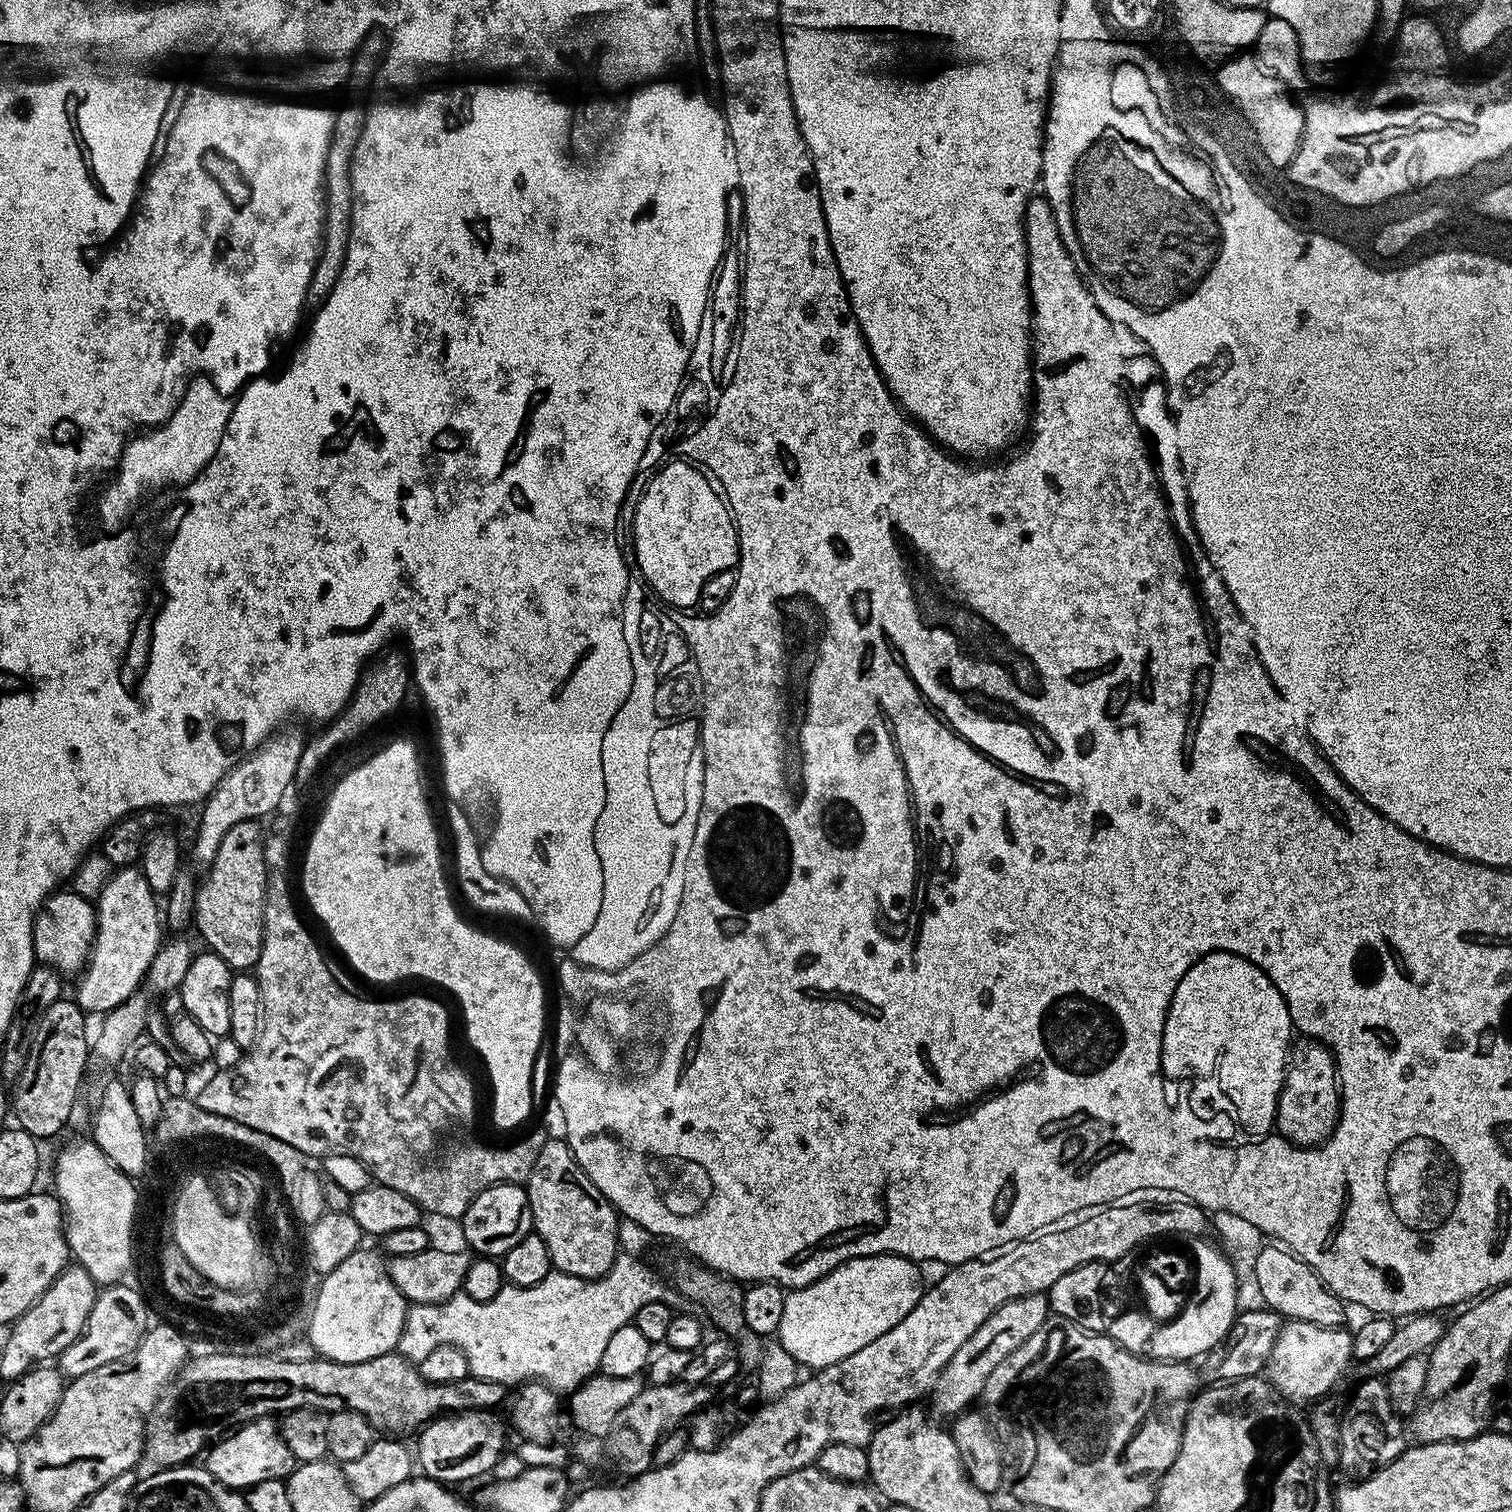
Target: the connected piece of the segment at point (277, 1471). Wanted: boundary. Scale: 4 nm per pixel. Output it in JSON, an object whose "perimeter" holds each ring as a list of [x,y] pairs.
{"perimeter":[[[265,1418],[235,1429],[233,1436],[225,1438],[207,1451],[208,1473],[233,1490],[247,1490],[258,1486],[258,1482],[284,1480],[297,1467],[298,1456],[291,1444],[279,1431],[272,1429],[273,1421]]]}

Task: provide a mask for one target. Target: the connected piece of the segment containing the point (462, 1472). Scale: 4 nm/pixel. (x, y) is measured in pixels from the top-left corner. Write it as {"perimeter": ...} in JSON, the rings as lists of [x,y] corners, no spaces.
{"perimeter":[[[485,1410],[483,1412],[462,1412],[445,1418],[438,1418],[434,1420],[431,1424],[427,1425],[427,1427],[425,1427],[423,1431],[419,1433],[419,1436],[420,1435],[421,1436],[420,1436],[420,1452],[418,1448],[418,1464],[419,1467],[420,1464],[422,1467],[424,1467],[423,1475],[427,1477],[427,1479],[429,1480],[439,1480],[440,1483],[445,1486],[456,1486],[456,1483],[458,1483],[459,1480],[472,1480],[475,1478],[475,1476],[486,1475],[487,1472],[489,1475],[489,1473],[491,1473],[493,1469],[495,1469],[496,1463],[500,1461],[500,1457],[504,1455],[506,1449],[509,1447],[508,1428],[506,1425],[504,1425],[503,1418],[496,1415],[500,1415],[500,1414],[497,1414],[495,1411],[492,1410]]]}

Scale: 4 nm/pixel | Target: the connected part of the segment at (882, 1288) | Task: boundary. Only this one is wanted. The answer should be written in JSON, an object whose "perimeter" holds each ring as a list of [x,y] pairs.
{"perimeter":[[[887,1254],[883,1256],[859,1256],[838,1265],[834,1270],[830,1270],[830,1274],[818,1278],[810,1286],[791,1289],[786,1295],[786,1306],[782,1306],[782,1322],[778,1333],[779,1347],[784,1348],[786,1354],[790,1354],[805,1369],[812,1368],[808,1370],[823,1370],[842,1362],[846,1358],[850,1358],[850,1354],[858,1354],[858,1350],[862,1350],[862,1346],[870,1346],[870,1342],[874,1342],[874,1338],[882,1338],[882,1334],[886,1334],[886,1330],[898,1326],[898,1322],[902,1322],[902,1318],[906,1318],[910,1307],[910,1299],[908,1300],[908,1268],[910,1268],[910,1262],[904,1256],[889,1256]]]}

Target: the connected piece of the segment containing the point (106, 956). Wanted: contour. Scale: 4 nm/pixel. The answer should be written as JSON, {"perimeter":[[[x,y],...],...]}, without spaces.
{"perimeter":[[[124,866],[113,871],[94,904],[96,937],[92,939],[88,963],[79,973],[80,985],[74,993],[76,1003],[85,1013],[110,1012],[136,994],[145,983],[148,968],[162,947],[162,916],[159,911],[156,913],[156,902],[158,896],[152,892],[139,867]]]}

